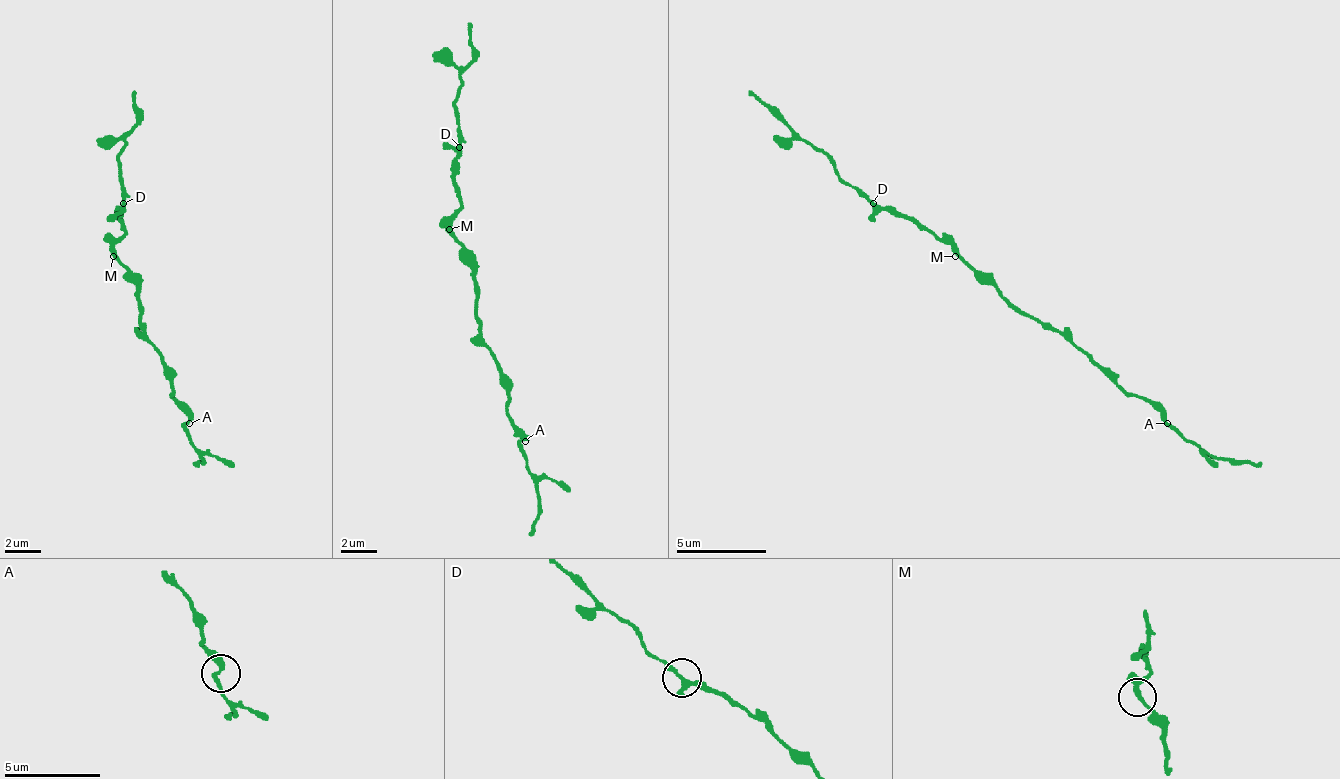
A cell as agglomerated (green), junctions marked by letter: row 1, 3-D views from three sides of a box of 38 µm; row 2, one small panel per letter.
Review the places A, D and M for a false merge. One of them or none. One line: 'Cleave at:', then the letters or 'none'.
Cleave at: D

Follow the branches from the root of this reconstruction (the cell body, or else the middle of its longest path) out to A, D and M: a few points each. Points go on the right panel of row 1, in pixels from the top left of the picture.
A: (1000, 292), (1027, 315), (1050, 324), (1077, 346), (1081, 346), (1126, 391), (1144, 396), (1167, 423)
D: (1000, 292), (928, 229), (919, 229), (901, 215), (892, 215), (874, 202)
M: (1000, 292), (991, 283), (982, 283), (955, 256)

